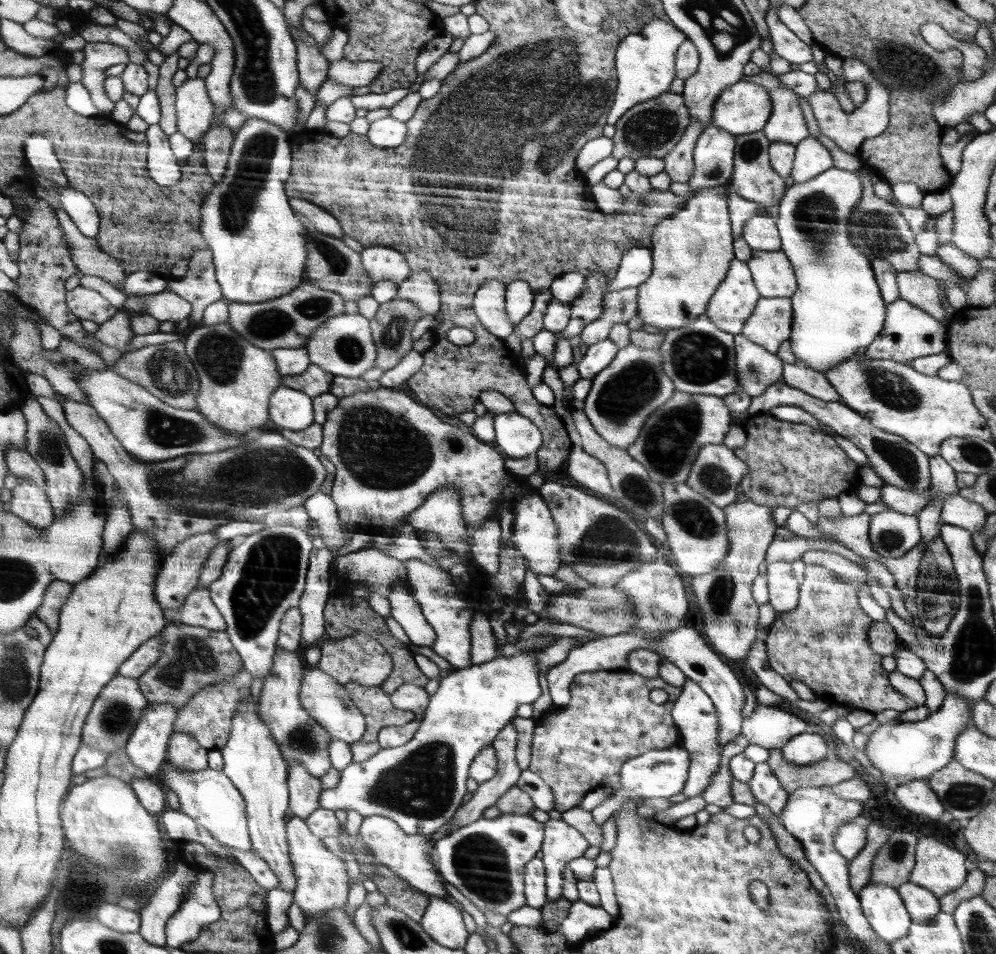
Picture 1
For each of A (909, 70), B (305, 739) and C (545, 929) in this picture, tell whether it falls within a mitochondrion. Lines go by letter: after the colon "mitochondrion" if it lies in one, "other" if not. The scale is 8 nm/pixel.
A: mitochondrion
B: mitochondrion
C: other

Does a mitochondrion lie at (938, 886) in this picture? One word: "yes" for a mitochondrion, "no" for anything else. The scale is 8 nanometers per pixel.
no

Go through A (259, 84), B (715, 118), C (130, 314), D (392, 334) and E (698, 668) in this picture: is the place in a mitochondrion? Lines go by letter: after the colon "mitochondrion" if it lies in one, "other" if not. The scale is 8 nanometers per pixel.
A: mitochondrion
B: other
C: other
D: mitochondrion
E: other

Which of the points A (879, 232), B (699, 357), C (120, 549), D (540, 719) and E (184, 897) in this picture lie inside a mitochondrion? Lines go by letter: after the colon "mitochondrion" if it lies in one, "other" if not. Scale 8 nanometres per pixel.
A: mitochondrion
B: mitochondrion
C: other
D: other
E: other

